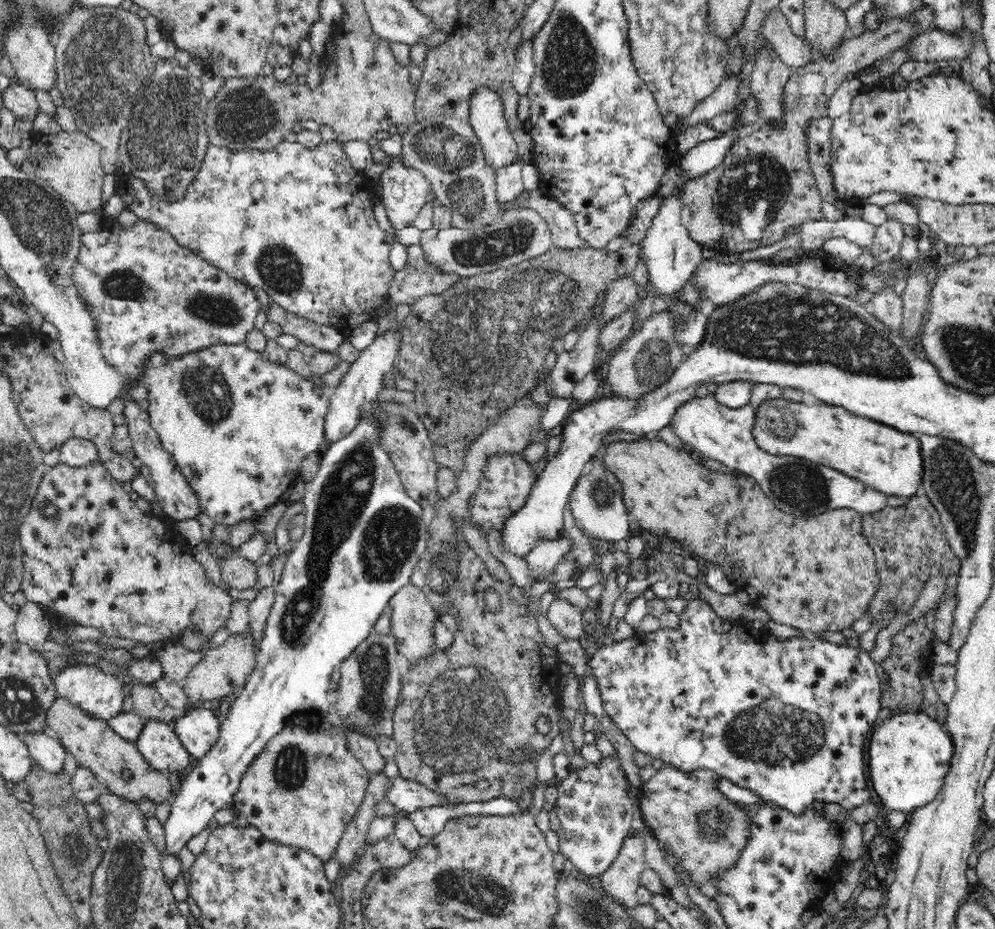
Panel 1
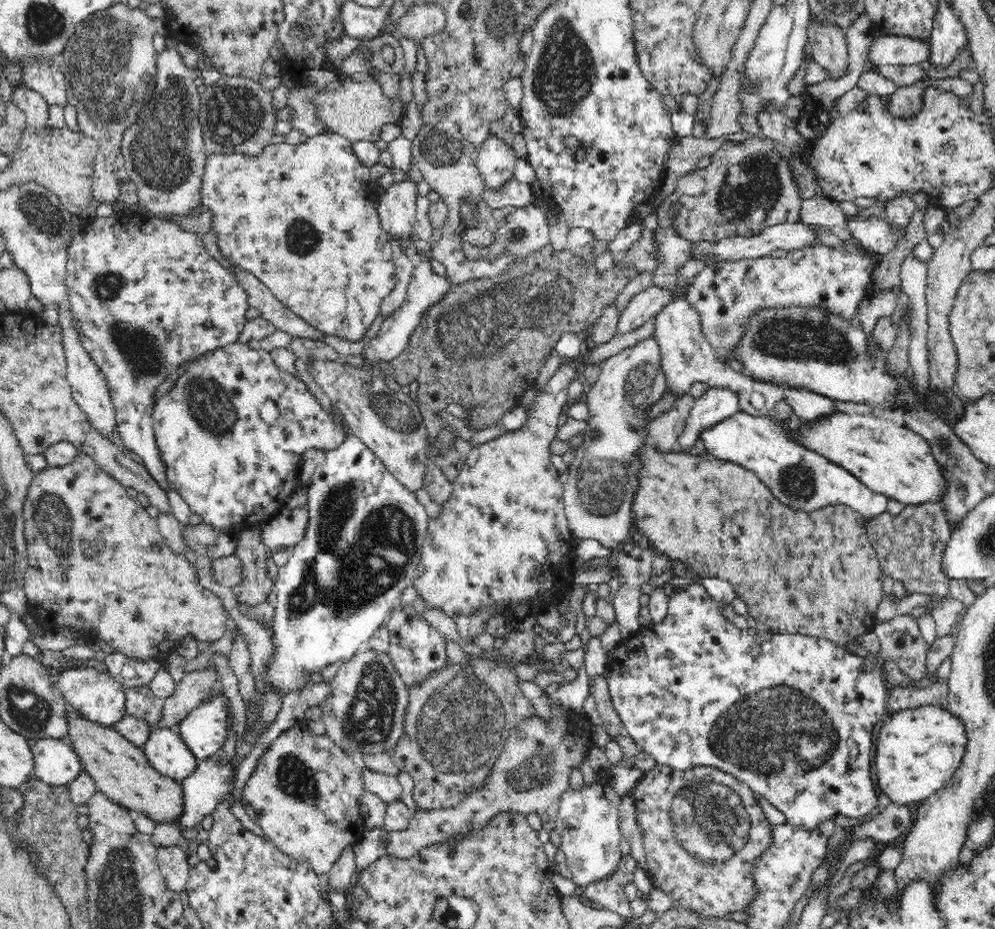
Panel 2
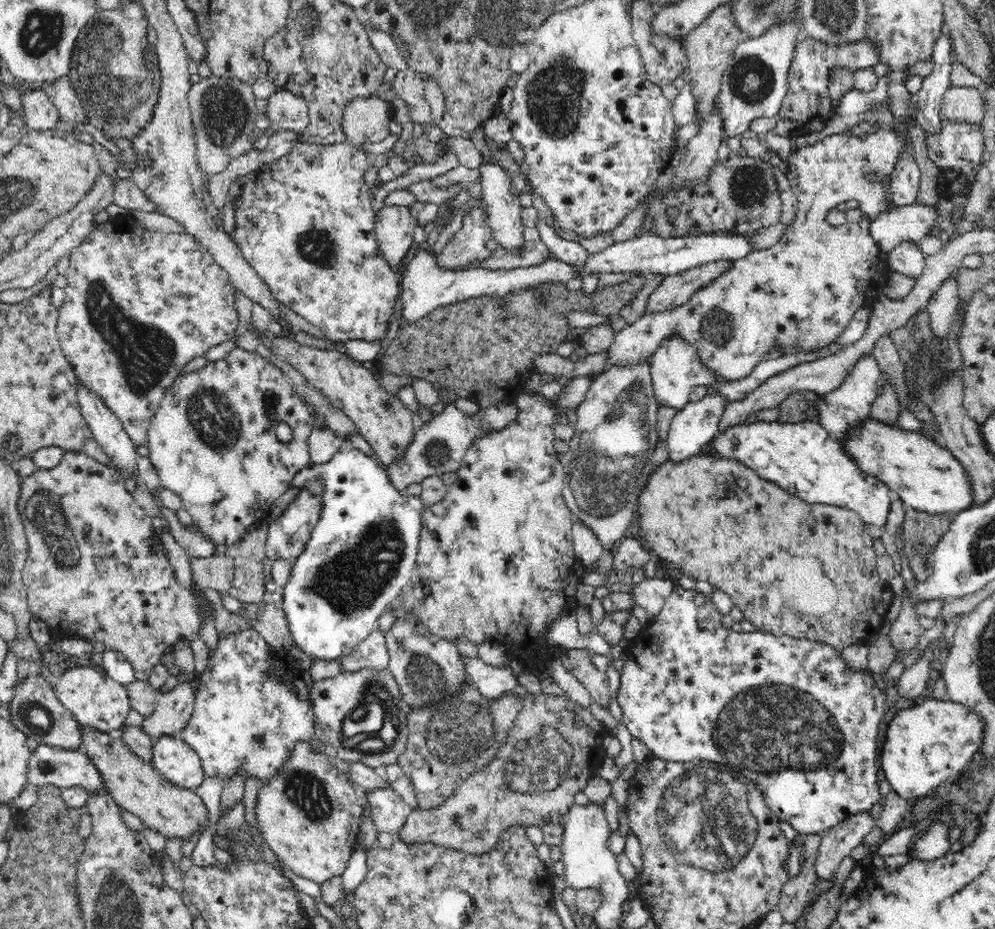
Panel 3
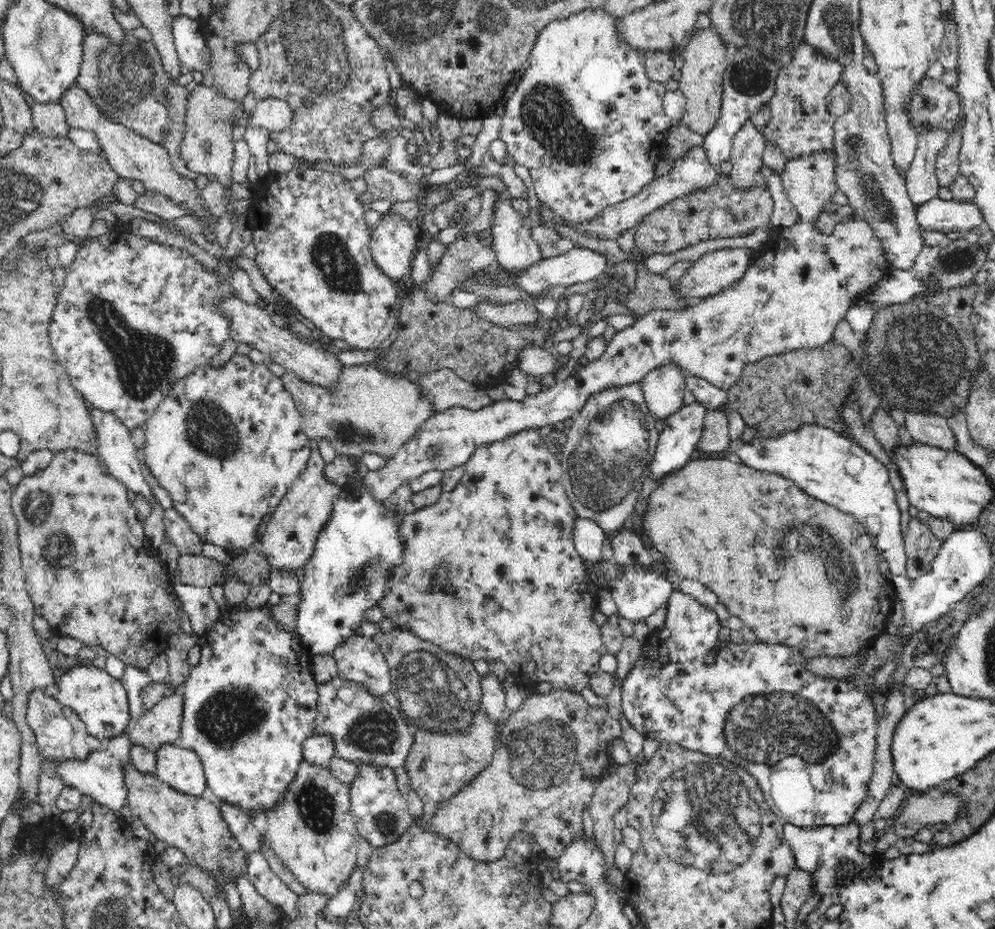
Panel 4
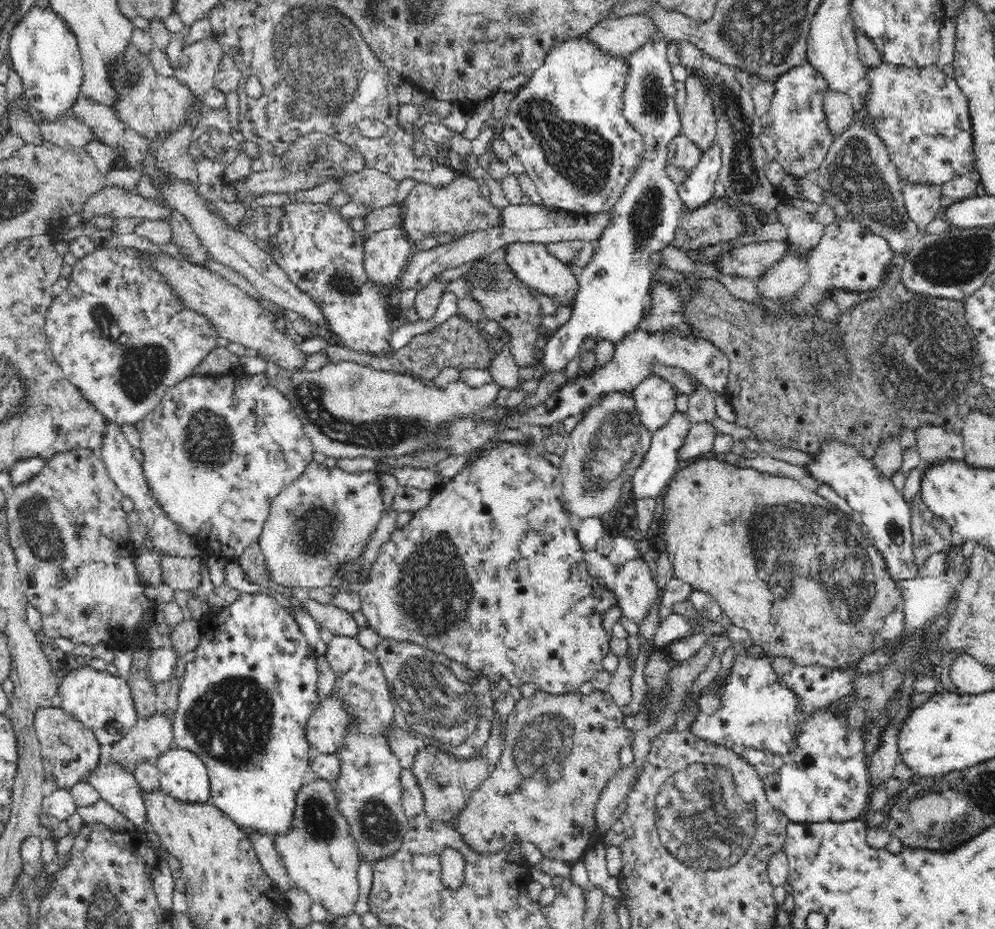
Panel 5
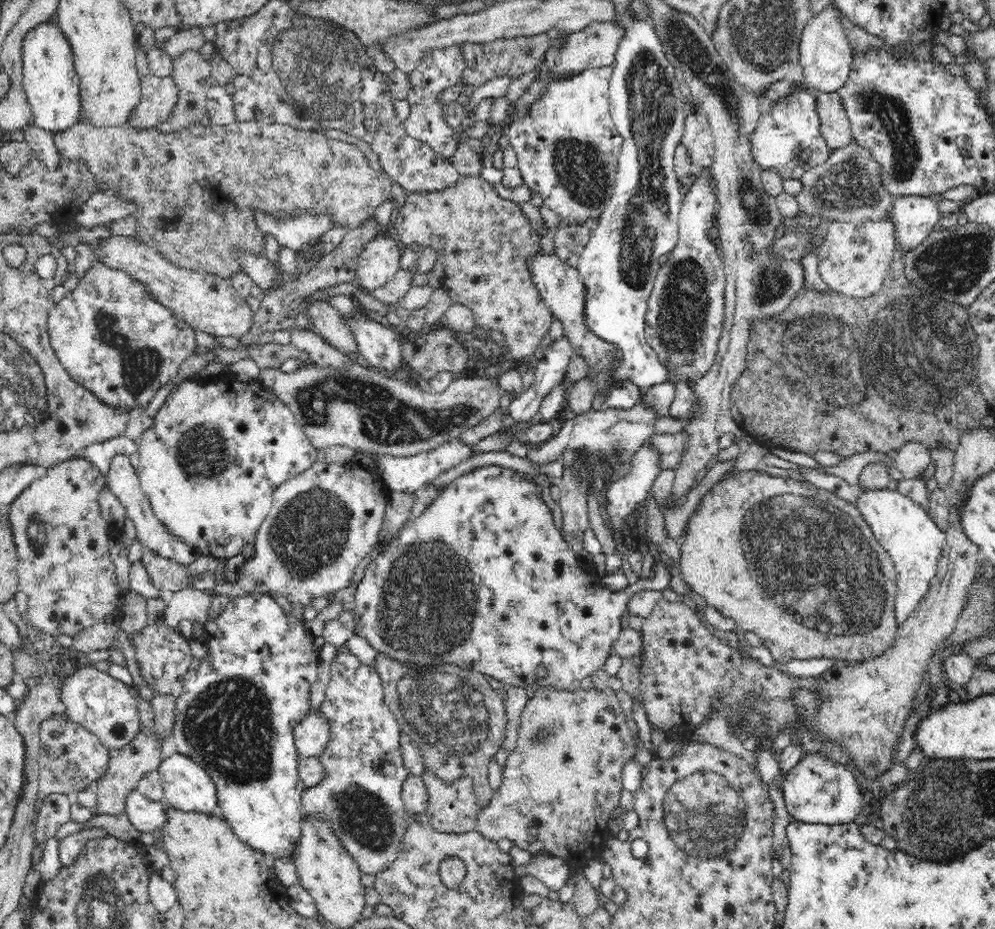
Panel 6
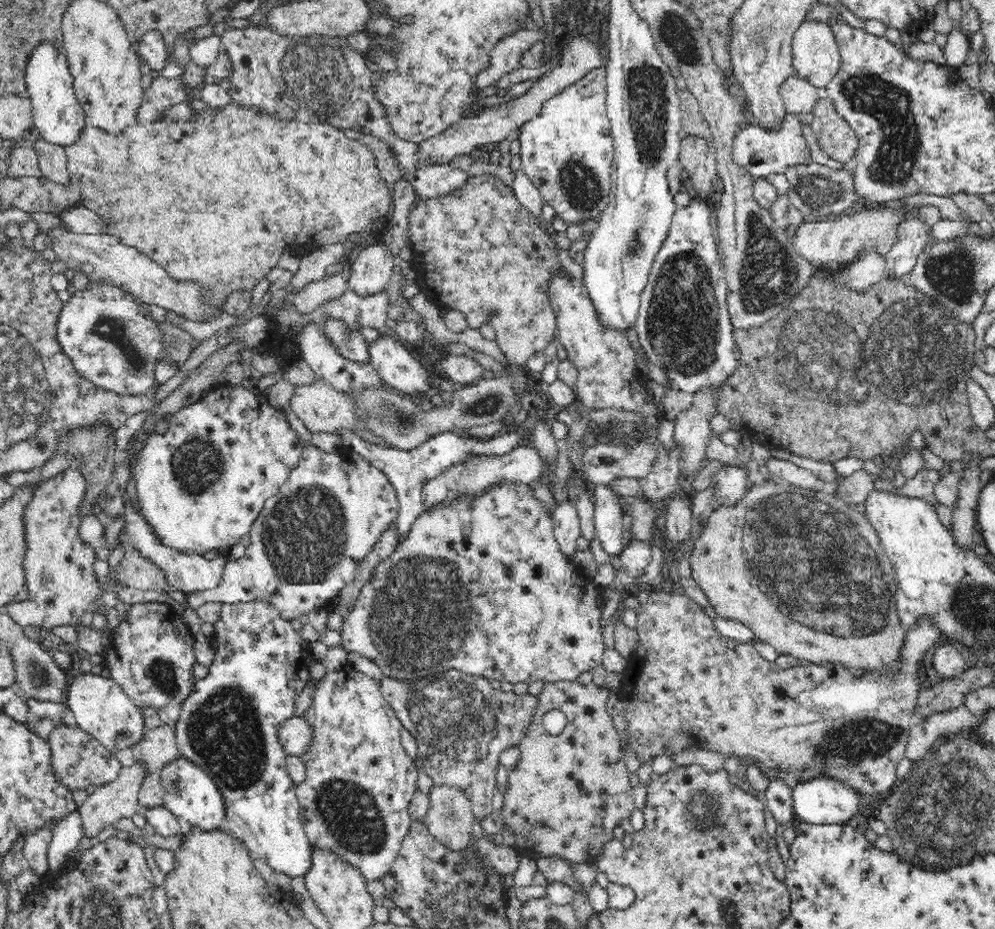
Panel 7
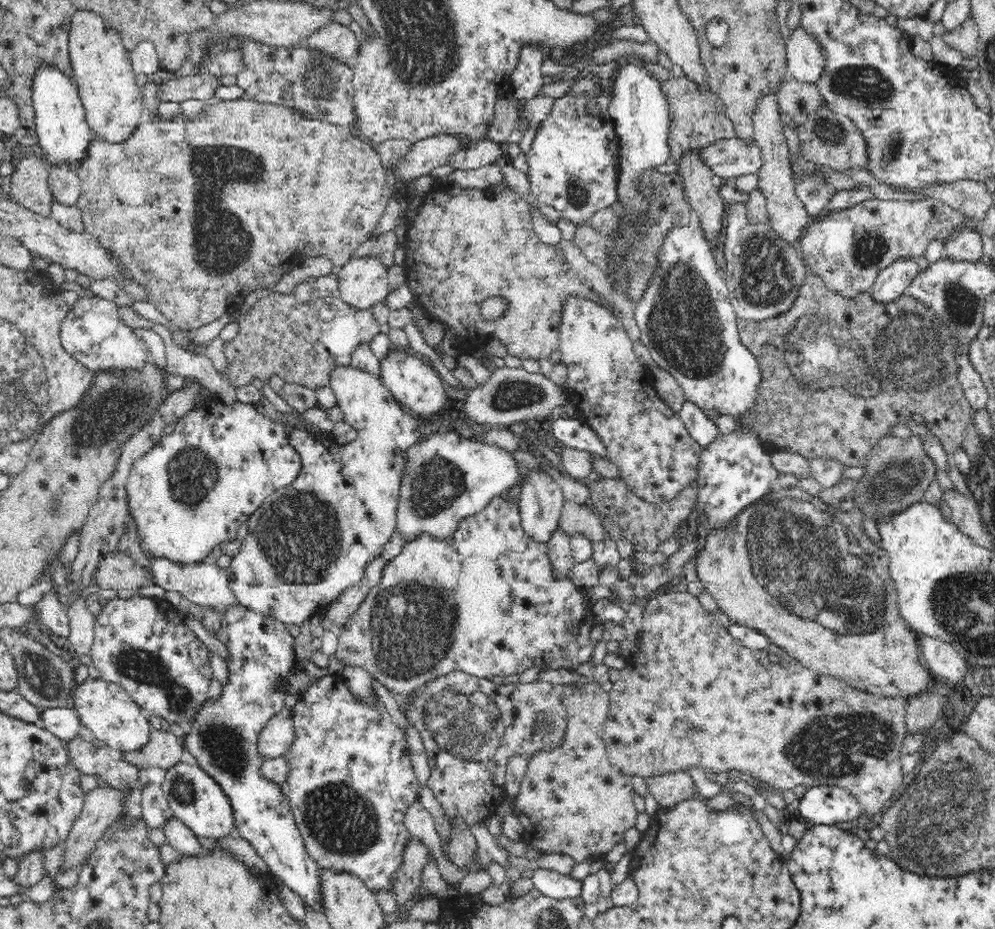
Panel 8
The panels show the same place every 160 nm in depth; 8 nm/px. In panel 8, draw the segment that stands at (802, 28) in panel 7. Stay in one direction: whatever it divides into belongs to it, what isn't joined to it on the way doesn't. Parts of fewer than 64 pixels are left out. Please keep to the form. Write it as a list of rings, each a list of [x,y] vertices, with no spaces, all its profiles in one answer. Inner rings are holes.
[[[800,27],[787,40],[787,72],[790,78],[815,83],[822,74],[824,59],[820,53],[820,45],[812,41],[812,37],[801,32]]]

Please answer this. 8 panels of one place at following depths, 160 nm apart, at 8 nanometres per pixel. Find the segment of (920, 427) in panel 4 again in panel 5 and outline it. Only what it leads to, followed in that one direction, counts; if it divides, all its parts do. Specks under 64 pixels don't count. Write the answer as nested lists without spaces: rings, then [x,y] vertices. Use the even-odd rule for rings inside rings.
[[[936,427],[920,429],[916,433],[919,439],[919,468],[924,471],[948,461],[960,461],[964,458],[961,435],[950,434]]]

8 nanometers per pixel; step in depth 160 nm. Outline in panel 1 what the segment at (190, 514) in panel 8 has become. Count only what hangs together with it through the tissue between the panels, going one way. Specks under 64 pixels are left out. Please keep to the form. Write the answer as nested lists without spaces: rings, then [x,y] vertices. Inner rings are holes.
[[[246,343],[237,345],[212,345],[208,348],[188,353],[178,360],[163,358],[160,353],[151,355],[146,362],[146,374],[142,386],[148,392],[148,415],[149,423],[158,433],[164,448],[176,461],[181,476],[184,476],[186,484],[191,488],[193,496],[197,501],[197,508],[208,515],[217,524],[235,525],[242,521],[254,521],[259,518],[259,512],[282,502],[282,496],[286,494],[294,481],[298,481],[298,470],[300,464],[310,452],[326,452],[332,442],[326,437],[324,430],[325,416],[329,406],[329,391],[316,385],[314,381],[305,379],[284,363],[271,361],[265,351],[257,352],[248,348]]]

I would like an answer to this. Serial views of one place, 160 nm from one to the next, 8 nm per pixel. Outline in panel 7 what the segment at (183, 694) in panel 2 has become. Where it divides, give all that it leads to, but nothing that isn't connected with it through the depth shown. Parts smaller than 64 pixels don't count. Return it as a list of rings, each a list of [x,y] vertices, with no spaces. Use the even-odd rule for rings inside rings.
[[[140,763],[124,767],[115,781],[98,786],[92,794],[87,796],[77,808],[82,837],[96,838],[106,826],[116,824],[120,818],[131,818],[137,812],[138,793],[146,775],[143,771],[144,768]]]

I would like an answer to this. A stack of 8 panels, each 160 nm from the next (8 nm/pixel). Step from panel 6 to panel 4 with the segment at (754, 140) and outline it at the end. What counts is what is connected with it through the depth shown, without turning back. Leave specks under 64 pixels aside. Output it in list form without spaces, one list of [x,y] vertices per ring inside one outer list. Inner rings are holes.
[[[807,42],[795,50],[790,64],[779,67],[774,94],[768,102],[771,116],[760,130],[768,143],[778,146],[786,162],[833,150],[834,122],[839,118],[828,112],[827,96],[838,82],[840,70],[842,65],[826,59]]]

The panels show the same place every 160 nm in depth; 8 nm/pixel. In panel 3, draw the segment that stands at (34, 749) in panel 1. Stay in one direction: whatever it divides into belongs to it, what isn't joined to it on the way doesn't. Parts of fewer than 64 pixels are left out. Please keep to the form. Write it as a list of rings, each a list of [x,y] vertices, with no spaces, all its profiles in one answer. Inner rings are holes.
[[[40,744],[28,760],[28,774],[26,784],[18,798],[8,803],[10,812],[15,814],[18,810],[30,808],[38,800],[37,790],[44,784],[52,784],[60,789],[67,789],[75,786],[82,786],[88,794],[101,794],[106,792],[101,774],[97,771],[93,762],[88,759],[86,754],[74,750],[53,749],[50,746]]]

